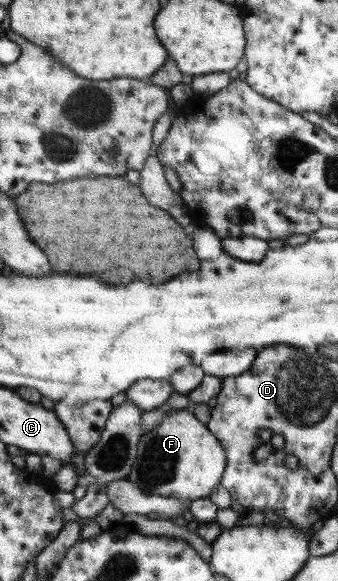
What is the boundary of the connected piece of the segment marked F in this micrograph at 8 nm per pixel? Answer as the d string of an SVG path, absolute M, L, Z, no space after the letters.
M189 409L165 412L162 423L144 433L138 455L126 478L145 493L188 501L209 498L227 464L227 455L215 435Z

